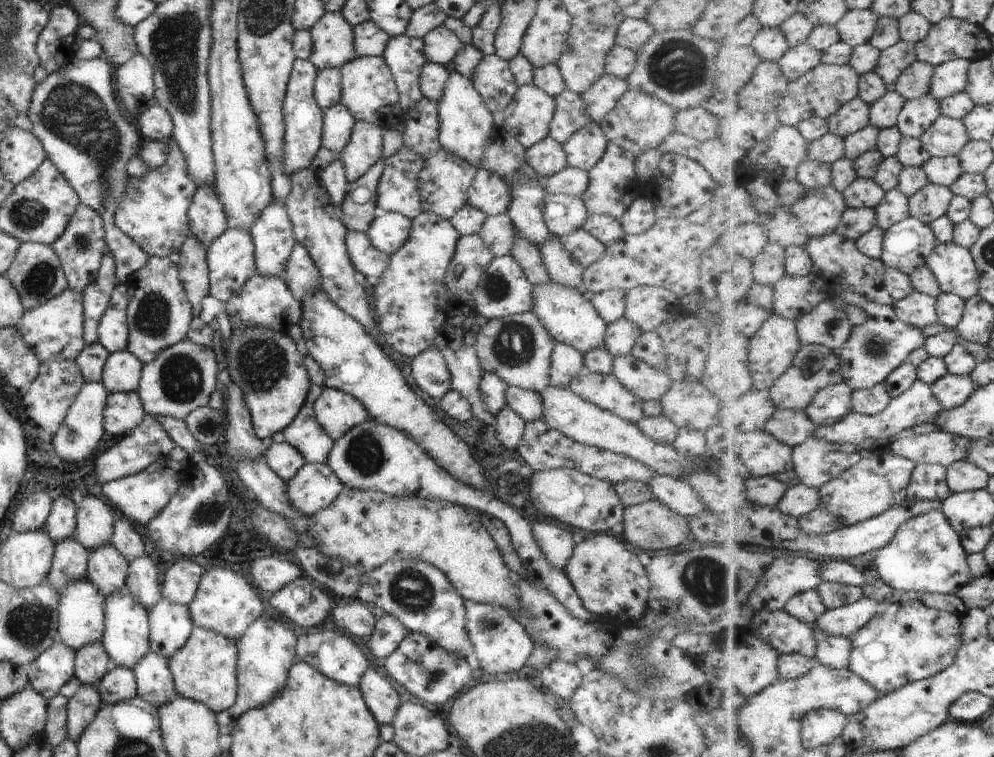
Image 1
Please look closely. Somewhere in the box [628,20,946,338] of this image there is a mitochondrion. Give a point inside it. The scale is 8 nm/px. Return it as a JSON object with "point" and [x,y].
{"point":[677,66]}

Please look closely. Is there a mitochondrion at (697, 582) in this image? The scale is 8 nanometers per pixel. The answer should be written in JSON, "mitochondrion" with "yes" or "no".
{"mitochondrion":"yes"}

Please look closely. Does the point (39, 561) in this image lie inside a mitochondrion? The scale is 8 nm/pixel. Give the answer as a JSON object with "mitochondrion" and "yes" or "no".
{"mitochondrion":"no"}

